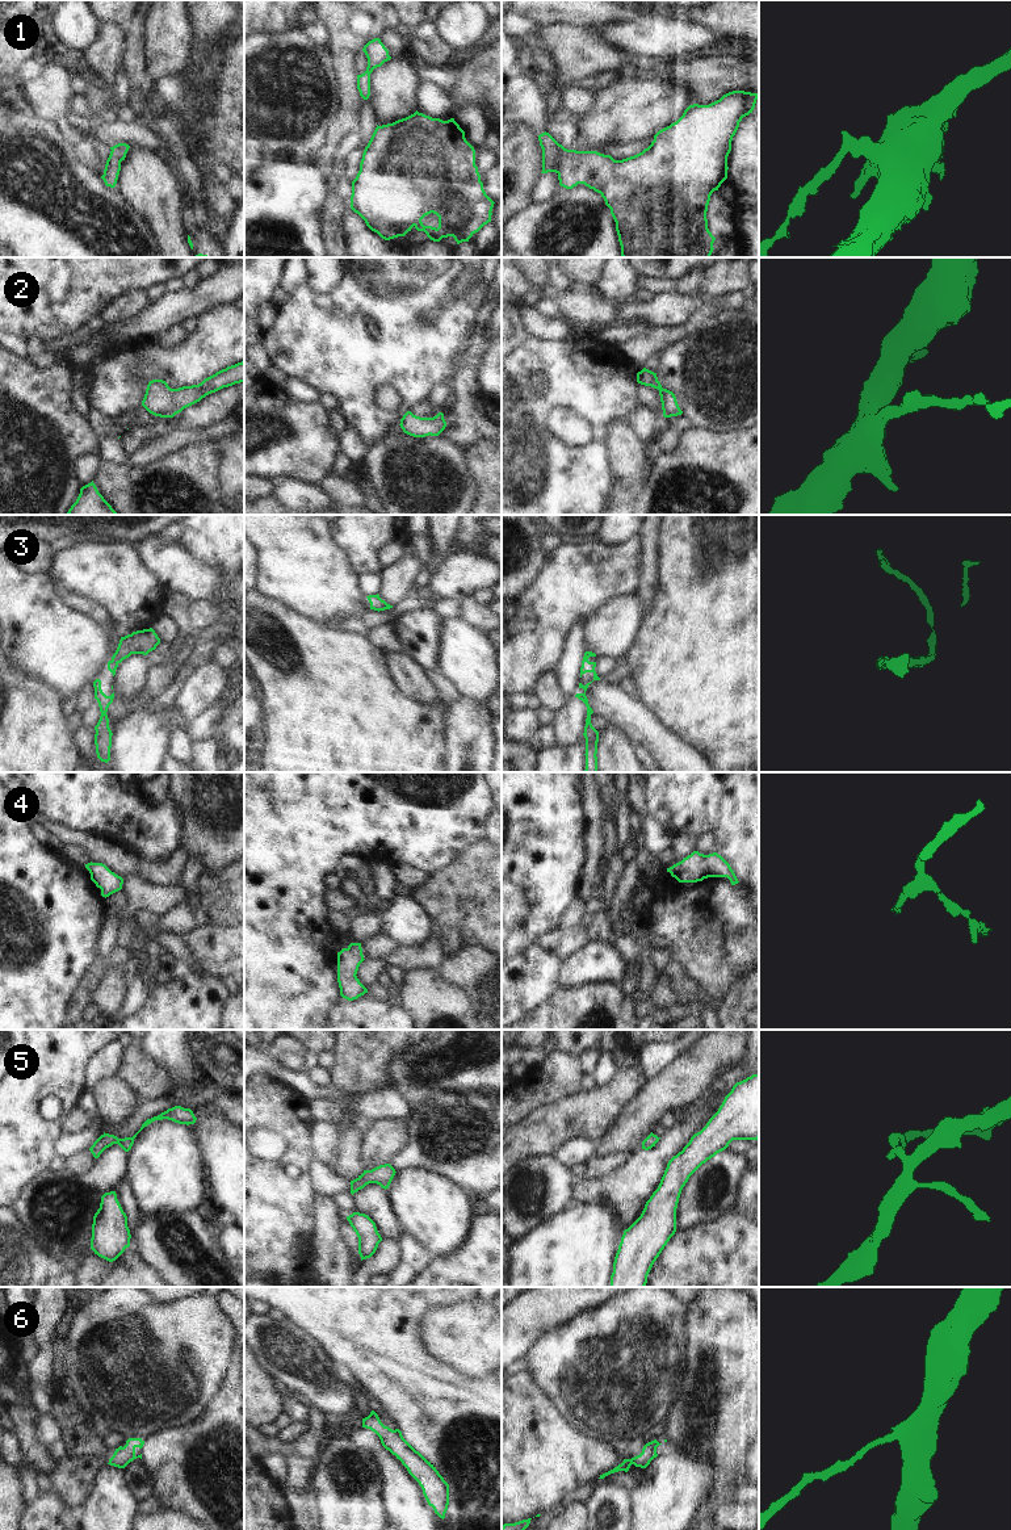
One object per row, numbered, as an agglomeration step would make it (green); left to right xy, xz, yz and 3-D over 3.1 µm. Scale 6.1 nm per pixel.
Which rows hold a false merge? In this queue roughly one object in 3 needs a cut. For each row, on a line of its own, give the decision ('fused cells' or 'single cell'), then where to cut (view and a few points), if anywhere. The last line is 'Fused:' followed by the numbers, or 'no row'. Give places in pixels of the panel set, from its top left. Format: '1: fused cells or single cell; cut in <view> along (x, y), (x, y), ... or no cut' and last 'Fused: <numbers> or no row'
1: single cell; no cut
2: single cell; no cut
3: single cell; no cut
4: single cell; no cut
5: single cell; no cut
6: single cell; no cut
Fused: no row

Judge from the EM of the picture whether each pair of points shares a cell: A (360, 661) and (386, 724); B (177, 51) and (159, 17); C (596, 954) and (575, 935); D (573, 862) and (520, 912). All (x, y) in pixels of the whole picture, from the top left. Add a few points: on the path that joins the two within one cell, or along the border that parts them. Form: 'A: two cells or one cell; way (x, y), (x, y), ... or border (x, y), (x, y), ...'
A: one cell; way (360, 677), (360, 698), (370, 708)
B: one cell; way (170, 43), (164, 25)
C: two cells; border (588, 939), (563, 960)
D: two cells; border (515, 883), (529, 910), (529, 916), (515, 930)

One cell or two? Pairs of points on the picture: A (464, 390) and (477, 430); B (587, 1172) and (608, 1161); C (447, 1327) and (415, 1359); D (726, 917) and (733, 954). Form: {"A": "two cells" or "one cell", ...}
{"A": "one cell", "B": "one cell", "C": "two cells", "D": "one cell"}

